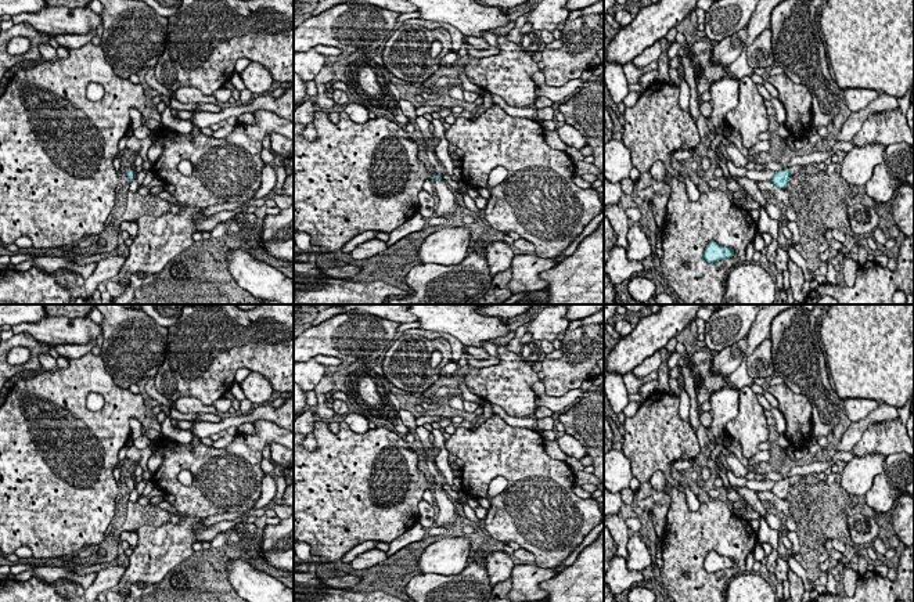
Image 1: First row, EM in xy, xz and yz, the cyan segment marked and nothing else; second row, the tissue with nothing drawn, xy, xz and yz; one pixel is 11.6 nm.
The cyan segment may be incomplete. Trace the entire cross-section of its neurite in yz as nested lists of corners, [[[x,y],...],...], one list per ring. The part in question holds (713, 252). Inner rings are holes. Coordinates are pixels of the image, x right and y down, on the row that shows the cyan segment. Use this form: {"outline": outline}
{"outline": [[[710,241],[704,250],[704,259],[708,263],[716,263],[719,260],[730,259],[733,256],[734,256],[734,249],[719,245],[715,241]]]}

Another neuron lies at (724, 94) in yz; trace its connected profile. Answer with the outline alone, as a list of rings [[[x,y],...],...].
[[[722,77],[710,86],[710,100],[712,105],[710,120],[715,127],[719,127],[726,120],[728,111],[738,107],[740,101],[740,80],[733,77]]]

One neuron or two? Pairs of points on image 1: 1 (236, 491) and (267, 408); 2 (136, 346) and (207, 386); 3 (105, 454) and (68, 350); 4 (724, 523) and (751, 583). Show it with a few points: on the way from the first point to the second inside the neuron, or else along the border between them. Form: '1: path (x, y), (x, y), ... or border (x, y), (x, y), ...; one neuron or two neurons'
1: border (254, 422), (272, 421), (279, 426); two neurons
2: border (168, 330), (165, 359), (153, 377); two neurons
3: border (90, 350), (68, 360); two neurons
4: border (745, 572), (737, 573), (726, 584); two neurons

